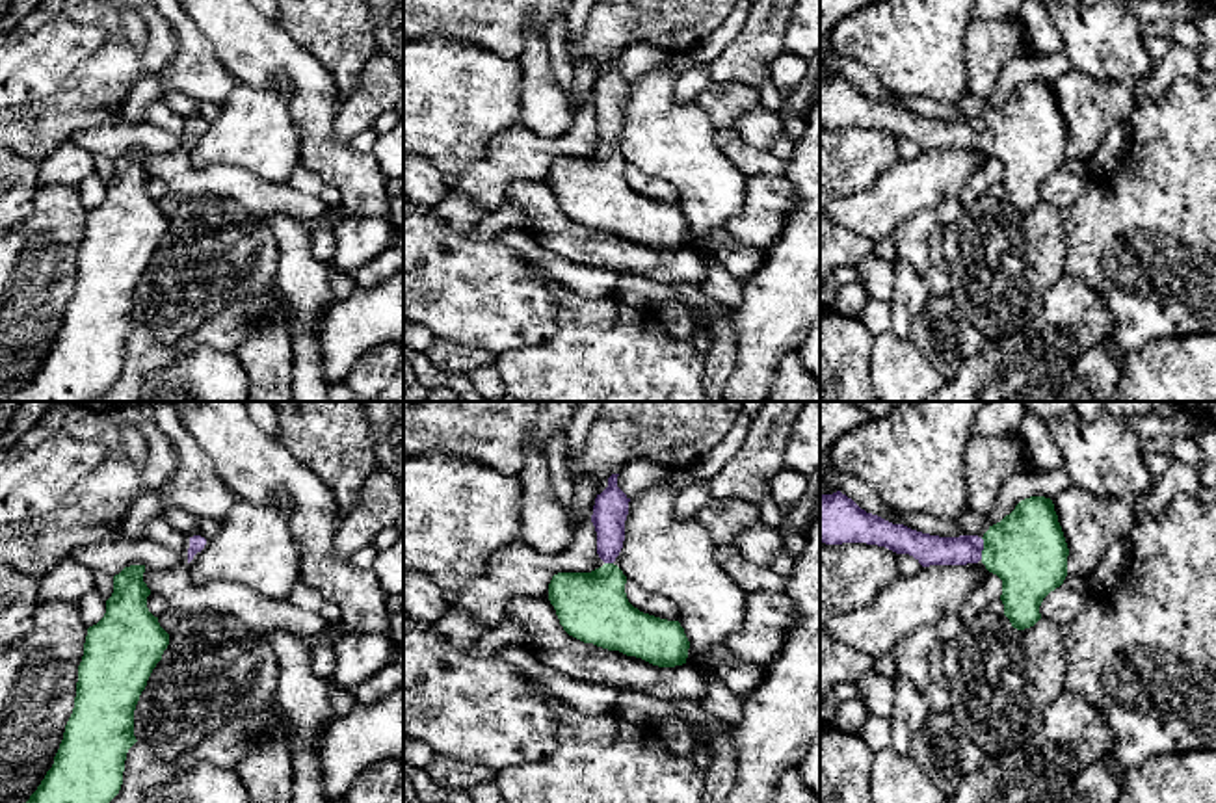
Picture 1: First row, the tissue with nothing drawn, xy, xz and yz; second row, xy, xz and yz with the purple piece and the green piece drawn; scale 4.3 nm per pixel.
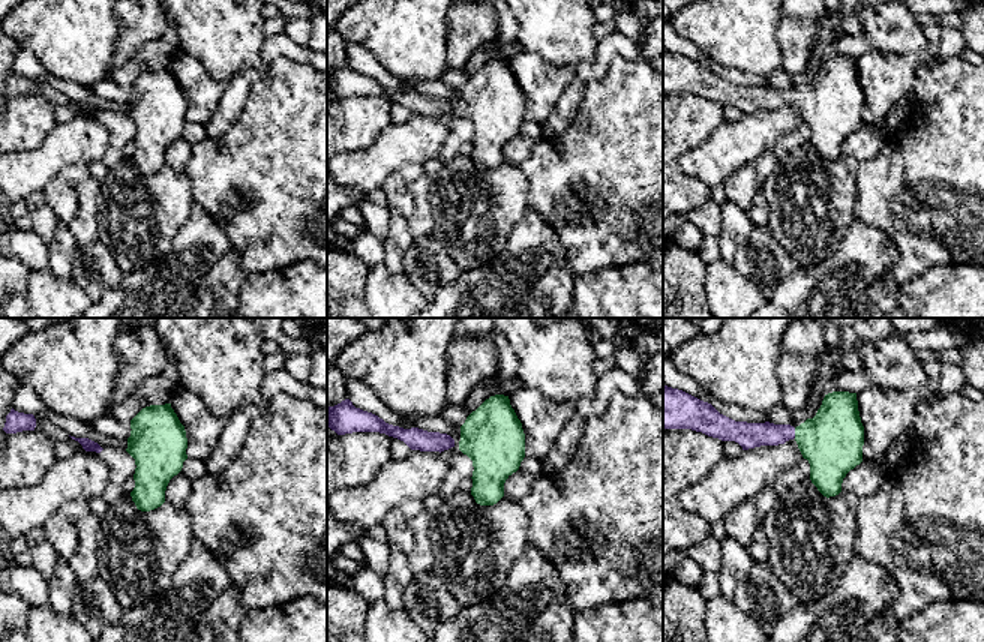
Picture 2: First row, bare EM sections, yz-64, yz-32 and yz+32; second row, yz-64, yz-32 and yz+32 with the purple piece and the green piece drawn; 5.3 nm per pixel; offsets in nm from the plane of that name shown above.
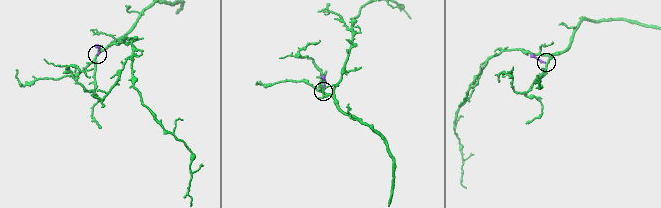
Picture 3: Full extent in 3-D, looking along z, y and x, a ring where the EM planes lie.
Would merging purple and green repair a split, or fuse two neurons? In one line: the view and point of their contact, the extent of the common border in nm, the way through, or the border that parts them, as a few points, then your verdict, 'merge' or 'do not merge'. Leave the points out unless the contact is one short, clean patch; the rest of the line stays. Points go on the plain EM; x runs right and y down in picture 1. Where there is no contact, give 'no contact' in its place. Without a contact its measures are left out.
contact yz (982, 132); length 100 nm; way yz (928, 132), (982, 132), (1027, 134); merge

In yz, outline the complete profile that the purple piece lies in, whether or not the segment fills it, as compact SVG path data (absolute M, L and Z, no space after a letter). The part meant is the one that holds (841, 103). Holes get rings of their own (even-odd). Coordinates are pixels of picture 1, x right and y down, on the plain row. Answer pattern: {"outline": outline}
{"outline": "M837 74L820 78L820 126L878 128L913 139L922 151L982 145L1002 164L1004 199L1017 214L1041 203L1043 182L1067 160L1069 132L1054 87L1045 80L1021 84L982 121L939 121L866 97Z"}

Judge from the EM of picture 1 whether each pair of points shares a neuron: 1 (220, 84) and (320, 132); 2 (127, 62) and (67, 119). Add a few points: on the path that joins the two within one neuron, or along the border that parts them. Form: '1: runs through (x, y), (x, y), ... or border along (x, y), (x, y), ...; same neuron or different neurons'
1: border along (212, 43), (222, 64), (240, 80); different neurons
2: runs through (112, 75), (82, 105); same neuron

